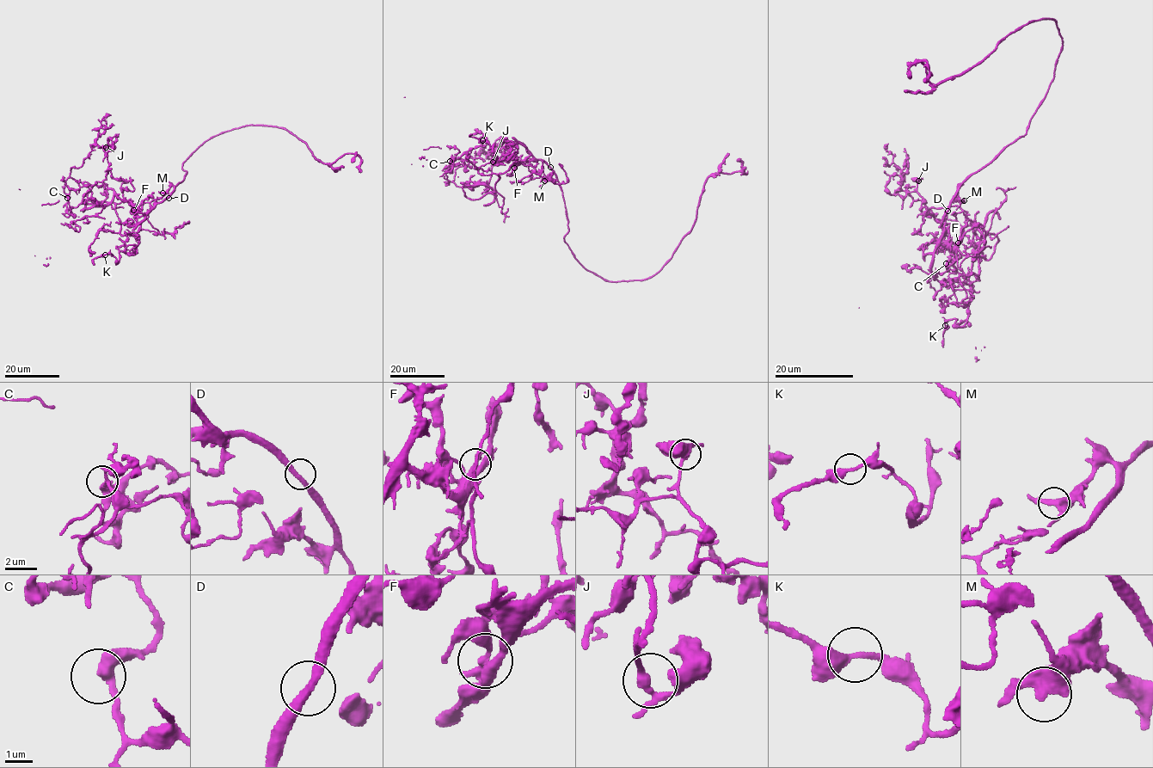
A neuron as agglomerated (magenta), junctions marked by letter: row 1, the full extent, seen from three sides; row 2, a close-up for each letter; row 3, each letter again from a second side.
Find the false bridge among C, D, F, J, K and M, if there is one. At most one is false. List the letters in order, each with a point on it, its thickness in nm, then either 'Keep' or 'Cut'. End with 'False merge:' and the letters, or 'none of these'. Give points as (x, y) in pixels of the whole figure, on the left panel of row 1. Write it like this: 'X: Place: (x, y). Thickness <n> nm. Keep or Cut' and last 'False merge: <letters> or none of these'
C: Place: (67, 198). Thickness 440 nm. Keep
D: Place: (168, 198). Thickness 320 nm. Keep
F: Place: (133, 210). Thickness 240 nm. Cut
J: Place: (106, 147). Thickness 240 nm. Keep
K: Place: (105, 254). Thickness 360 nm. Keep
M: Place: (162, 193). Thickness 400 nm. Keep
False merge: F

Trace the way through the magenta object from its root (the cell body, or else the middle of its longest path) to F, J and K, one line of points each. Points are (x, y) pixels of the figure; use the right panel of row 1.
F: (948, 210), (942, 221), (941, 241), (953, 249), (958, 242)
J: (948, 210), (941, 241), (978, 276), (985, 233), (997, 237), (984, 260), (962, 209), (921, 208), (918, 181)
K: (948, 210), (941, 241), (957, 259), (966, 293), (962, 301), (970, 304), (964, 324), (951, 319), (945, 325)

